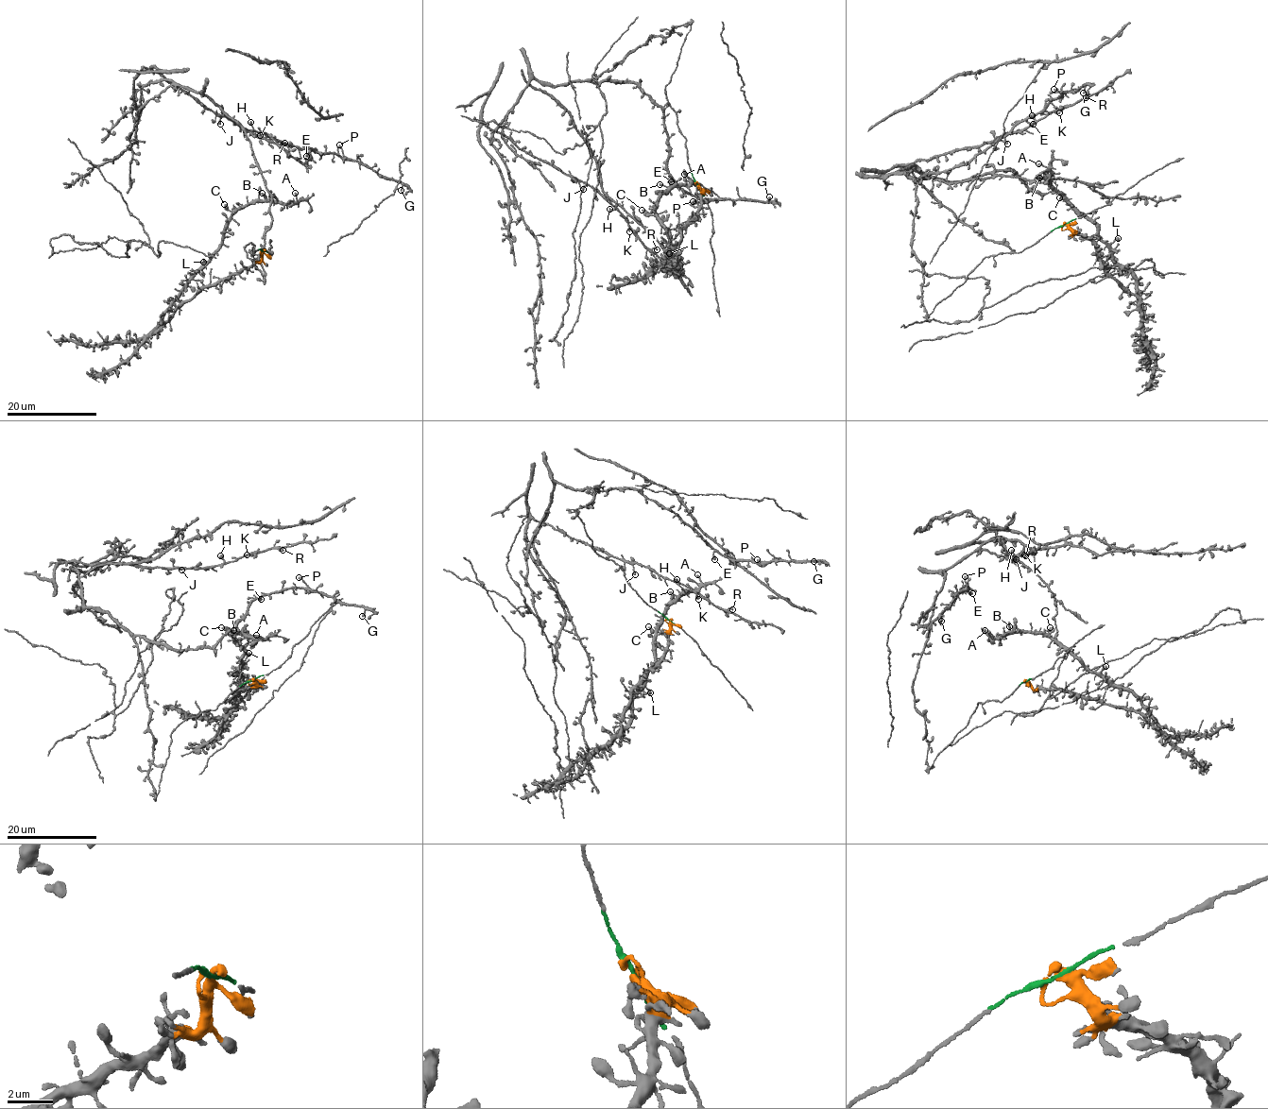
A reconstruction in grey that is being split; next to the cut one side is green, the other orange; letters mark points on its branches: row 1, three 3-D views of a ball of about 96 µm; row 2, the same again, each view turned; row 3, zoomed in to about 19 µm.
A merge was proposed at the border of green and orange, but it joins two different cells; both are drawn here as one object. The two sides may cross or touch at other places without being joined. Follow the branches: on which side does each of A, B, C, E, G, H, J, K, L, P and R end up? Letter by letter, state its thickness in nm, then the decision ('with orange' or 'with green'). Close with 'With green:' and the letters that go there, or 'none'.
A: 280 nm thick; with orange
B: 220 nm thick; with orange
C: 420 nm thick; with orange
E: 400 nm thick; with green
G: 200 nm thick; with green
H: 400 nm thick; with green
J: 400 nm thick; with green
K: 240 nm thick; with green
L: 440 nm thick; with orange
P: 360 nm thick; with green
R: 240 nm thick; with green
With green: E, G, H, J, K, P, R

